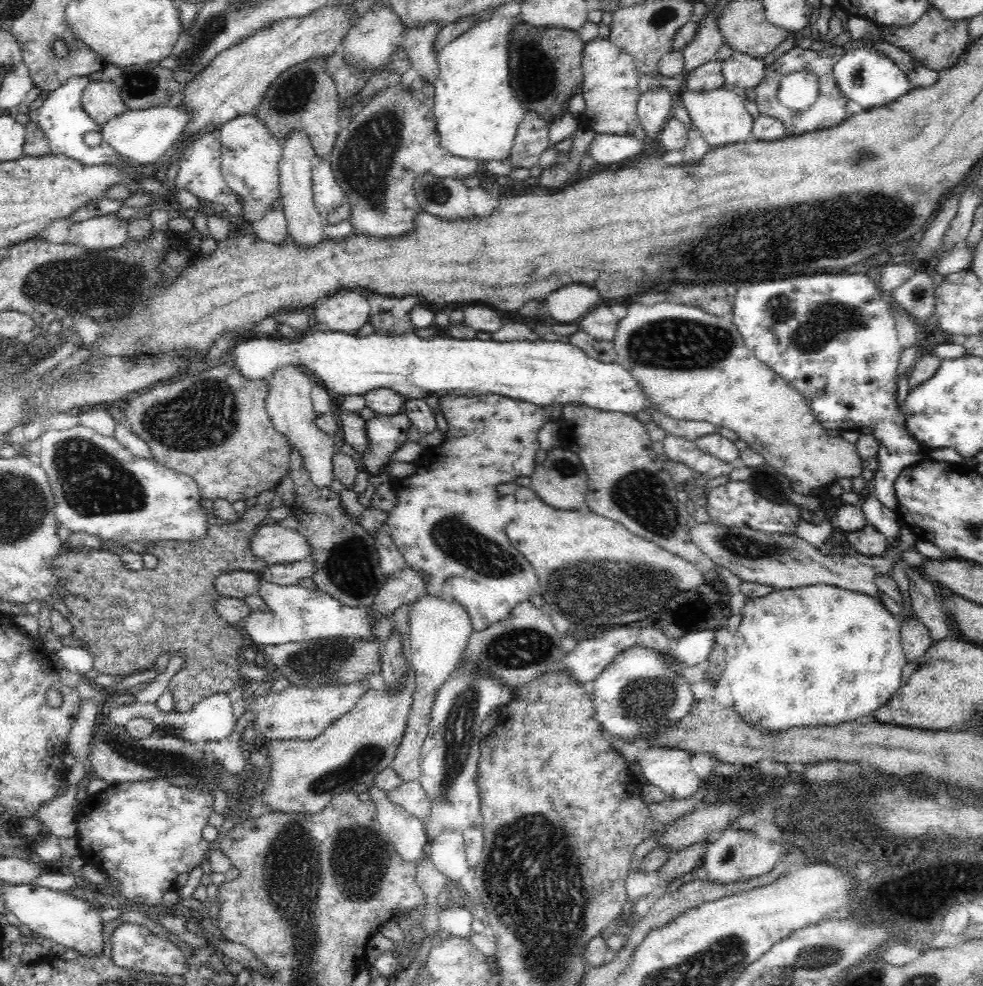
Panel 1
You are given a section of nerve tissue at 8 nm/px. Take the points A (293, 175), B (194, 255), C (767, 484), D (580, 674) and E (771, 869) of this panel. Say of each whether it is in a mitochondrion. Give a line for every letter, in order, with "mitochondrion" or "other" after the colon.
A: other
B: other
C: mitochondrion
D: other
E: other

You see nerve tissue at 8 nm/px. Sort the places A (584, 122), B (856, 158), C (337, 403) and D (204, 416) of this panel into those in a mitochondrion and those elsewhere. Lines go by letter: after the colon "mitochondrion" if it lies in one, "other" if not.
A: other
B: mitochondrion
C: other
D: mitochondrion

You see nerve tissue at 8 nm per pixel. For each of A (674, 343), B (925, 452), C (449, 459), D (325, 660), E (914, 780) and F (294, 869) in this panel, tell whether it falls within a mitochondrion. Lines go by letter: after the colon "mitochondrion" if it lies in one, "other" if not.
A: mitochondrion
B: other
C: other
D: mitochondrion
E: other
F: mitochondrion

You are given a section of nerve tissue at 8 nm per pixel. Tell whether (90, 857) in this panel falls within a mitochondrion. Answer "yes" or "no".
no

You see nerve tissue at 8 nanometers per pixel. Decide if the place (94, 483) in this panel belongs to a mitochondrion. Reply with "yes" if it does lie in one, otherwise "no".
yes

